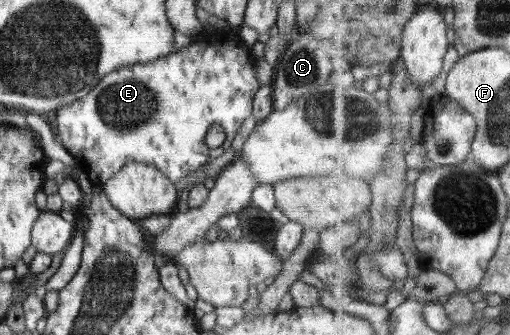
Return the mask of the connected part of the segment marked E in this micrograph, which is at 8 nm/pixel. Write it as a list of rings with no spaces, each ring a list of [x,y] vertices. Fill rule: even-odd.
[[[232,30],[203,31],[192,38],[188,47],[176,49],[172,55],[151,63],[124,66],[104,75],[90,93],[57,110],[57,132],[78,169],[86,173],[93,184],[103,186],[124,165],[134,162],[148,163],[162,171],[172,183],[178,183],[231,147],[244,120],[253,113],[253,101],[261,88],[256,78],[255,61],[258,59],[250,47],[241,42],[239,35],[233,36]],[[212,125],[222,126],[226,133],[224,143],[215,150],[206,144],[206,135]]]

